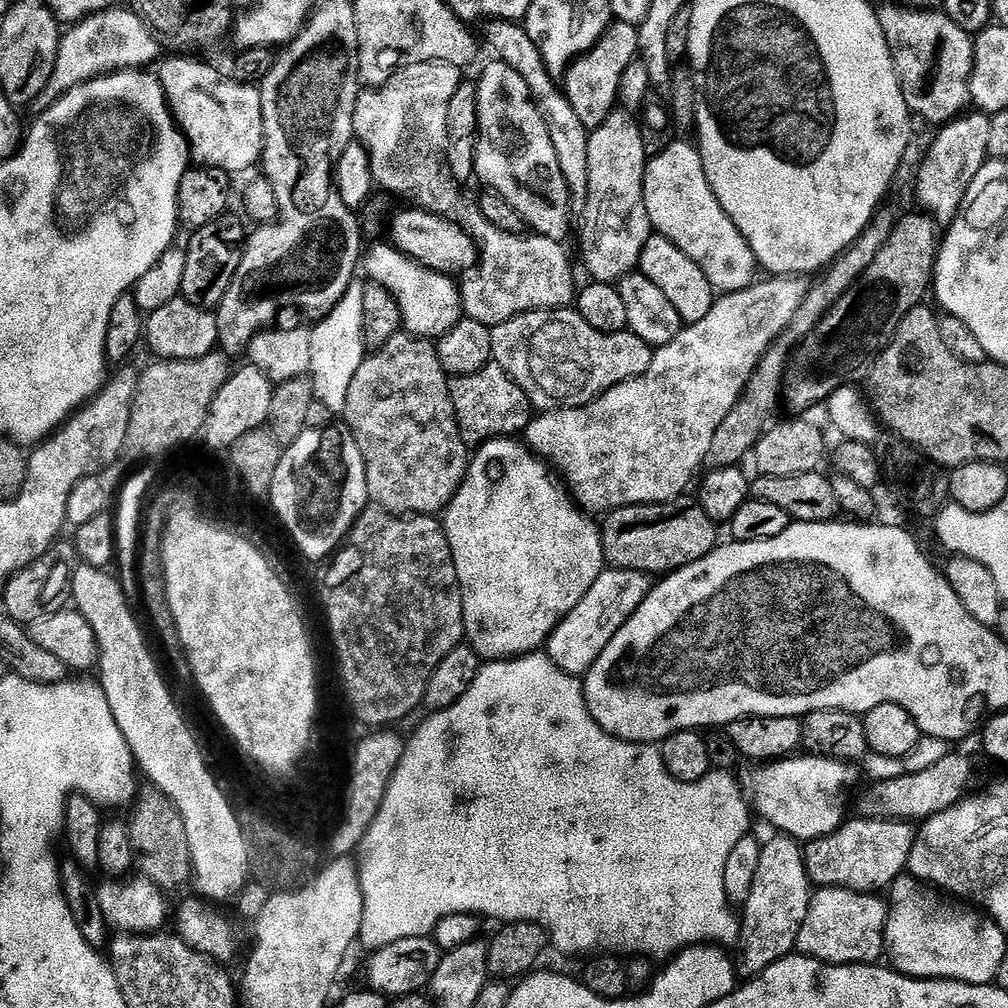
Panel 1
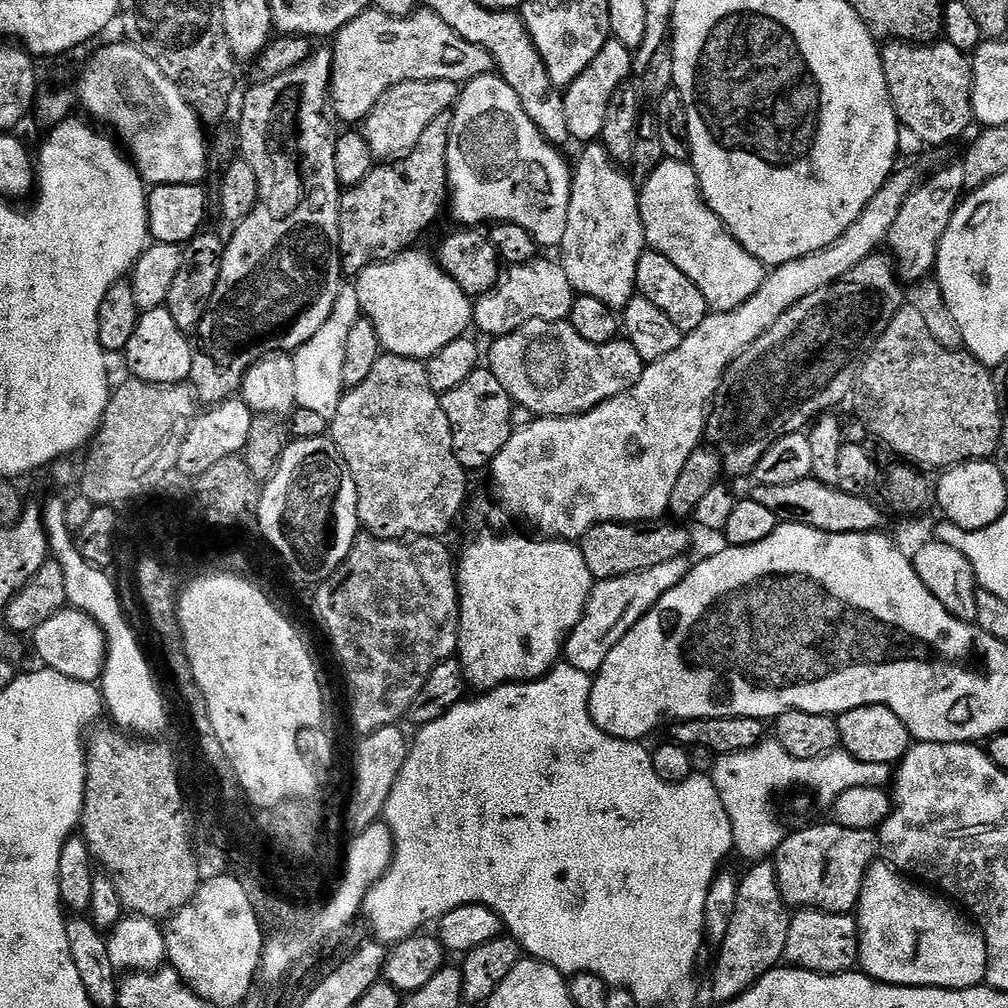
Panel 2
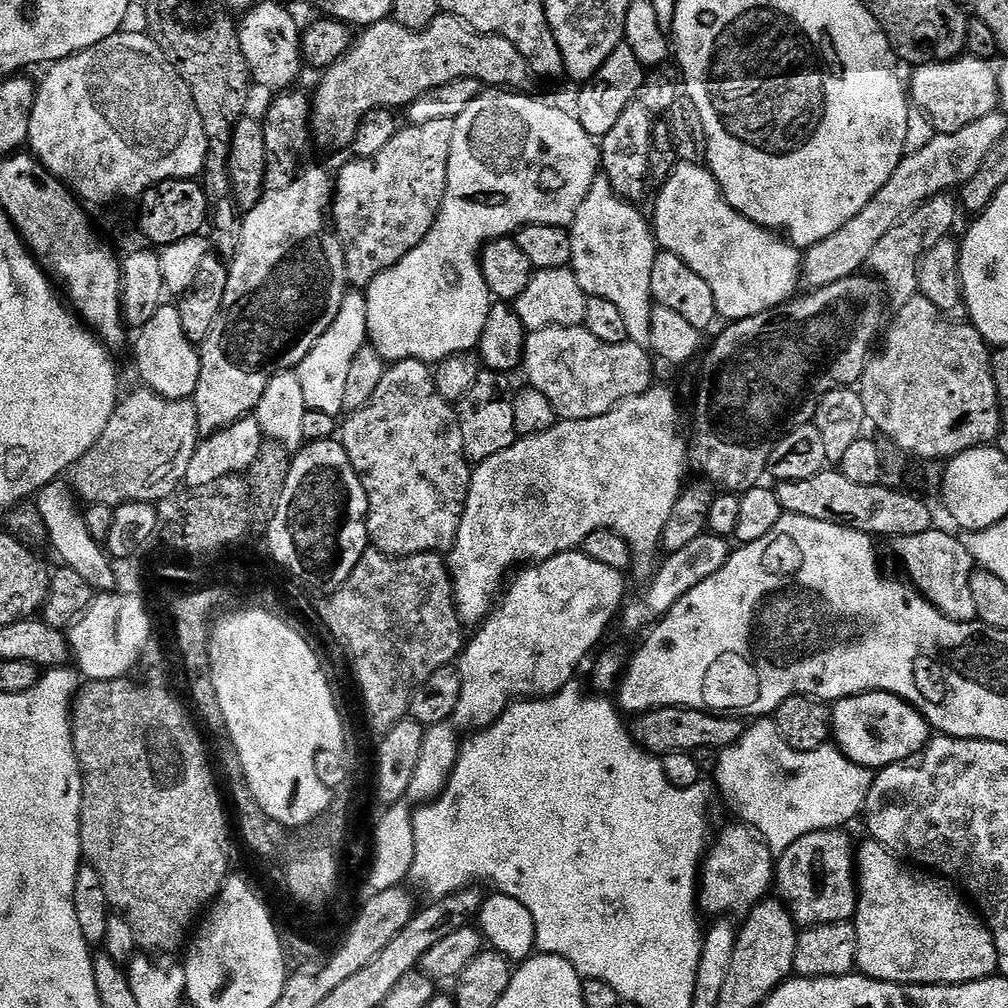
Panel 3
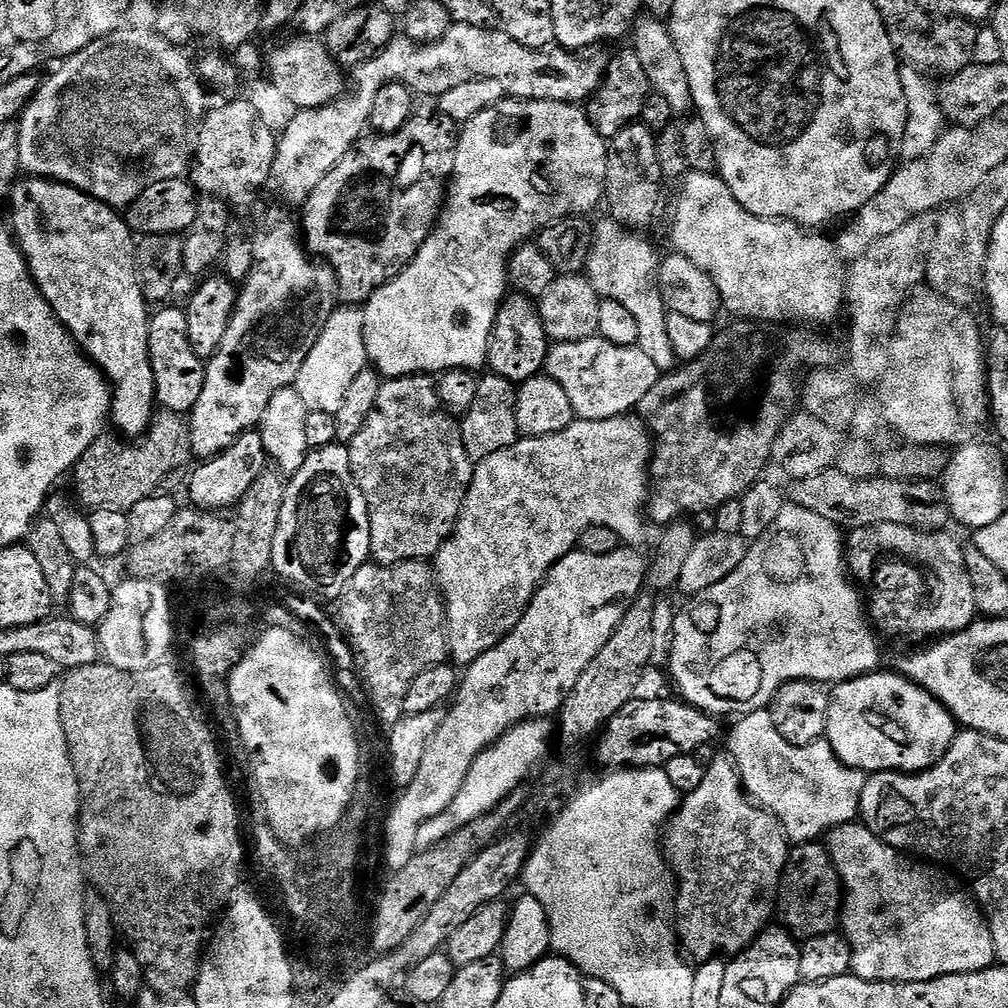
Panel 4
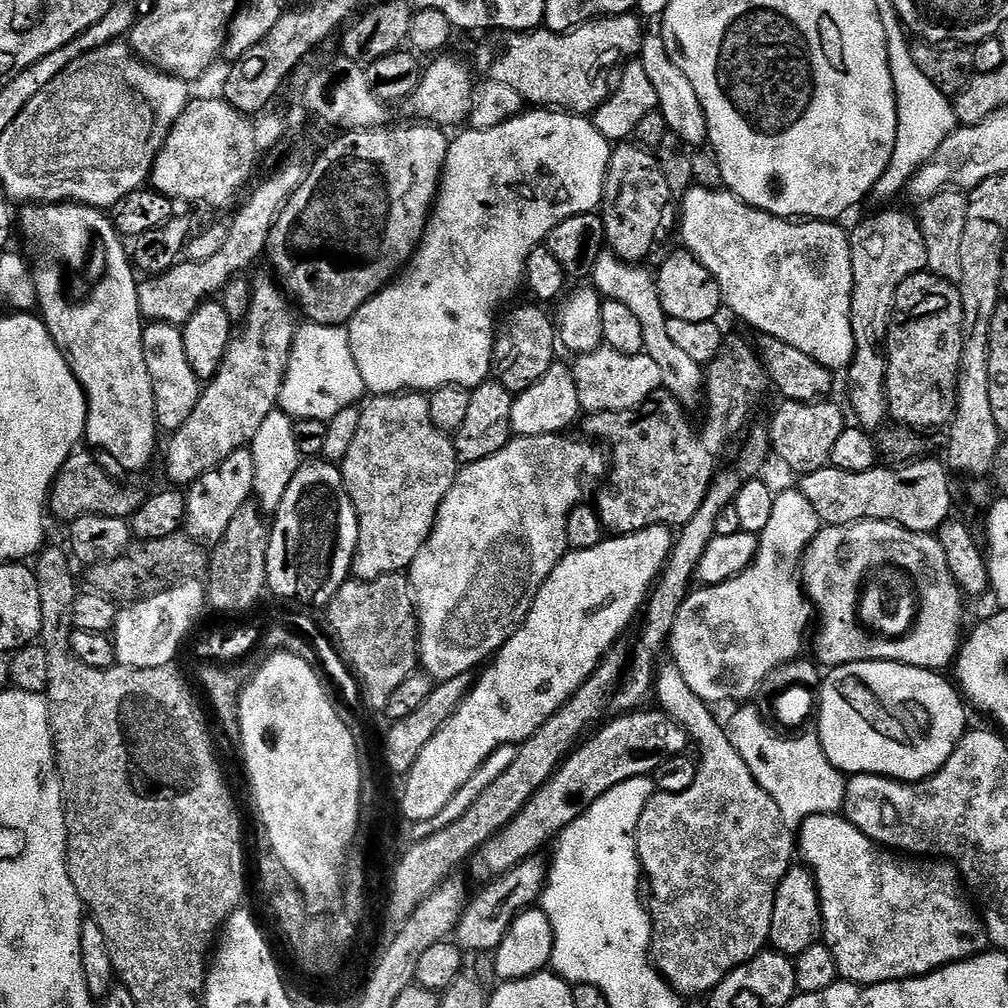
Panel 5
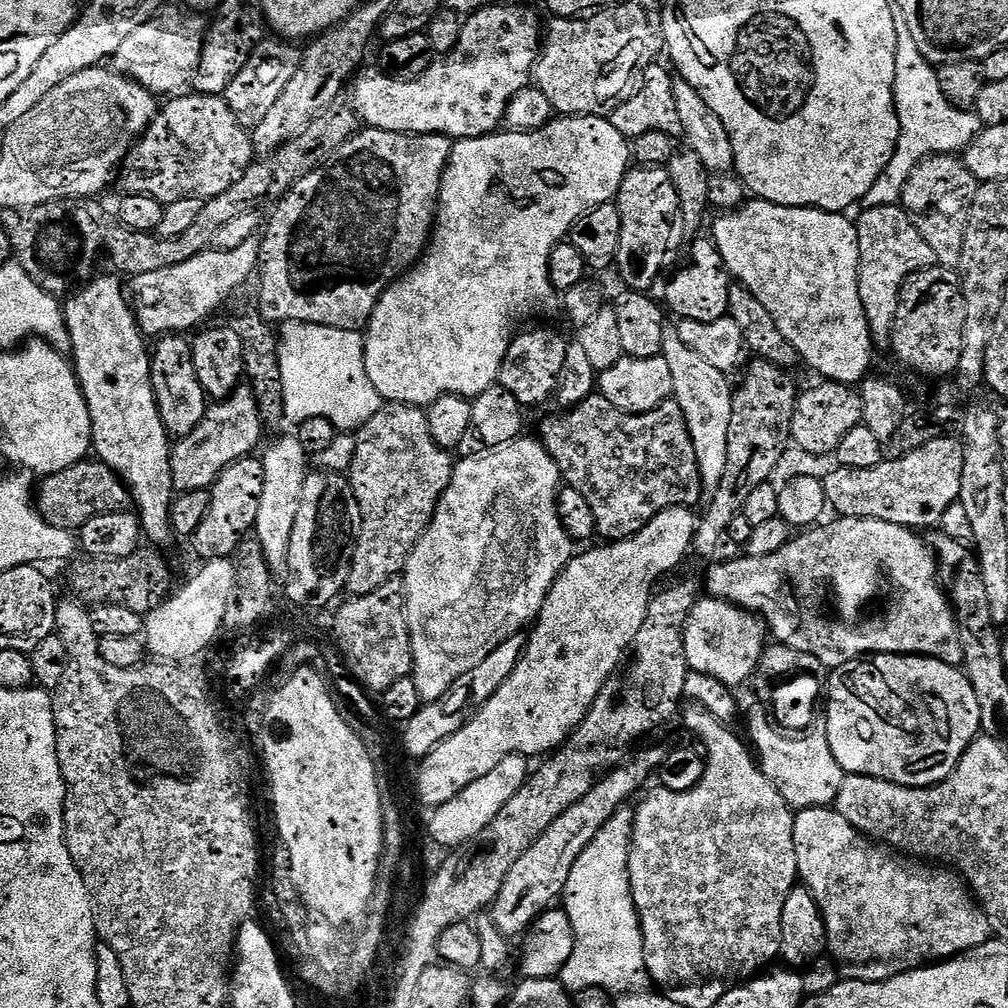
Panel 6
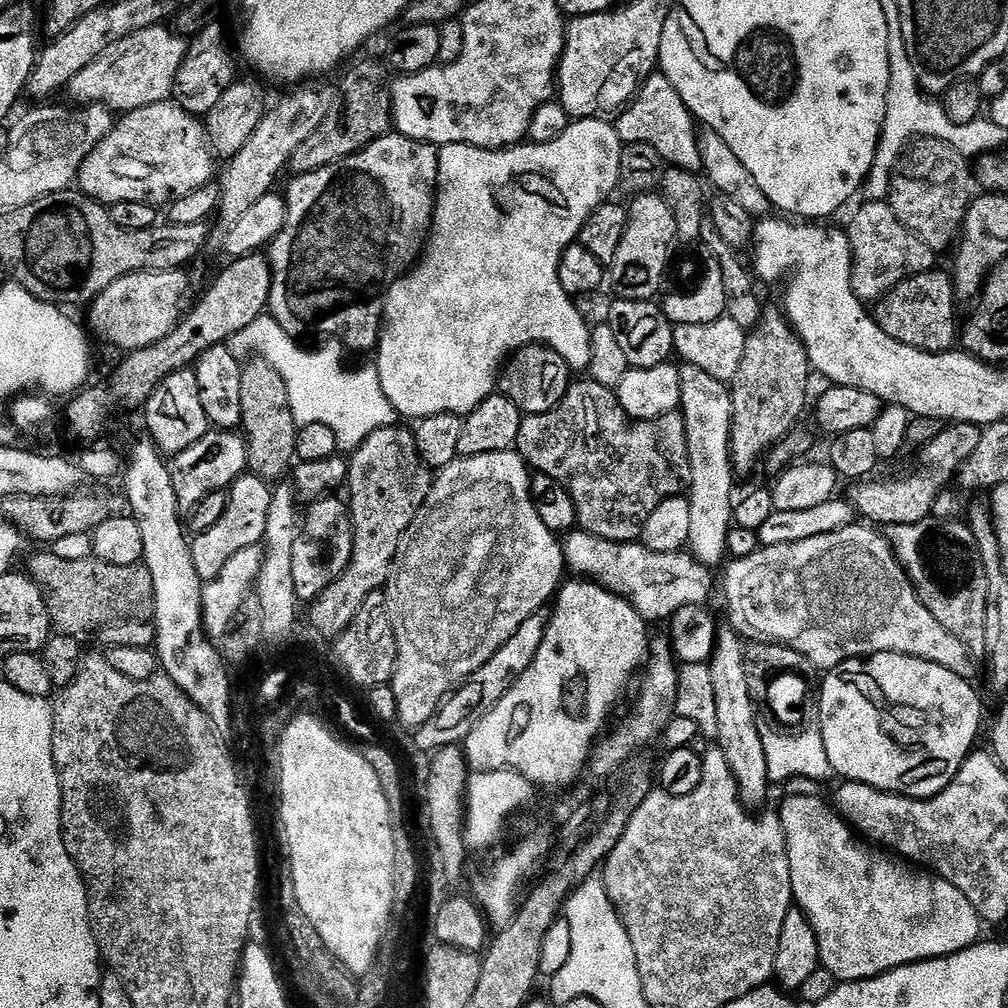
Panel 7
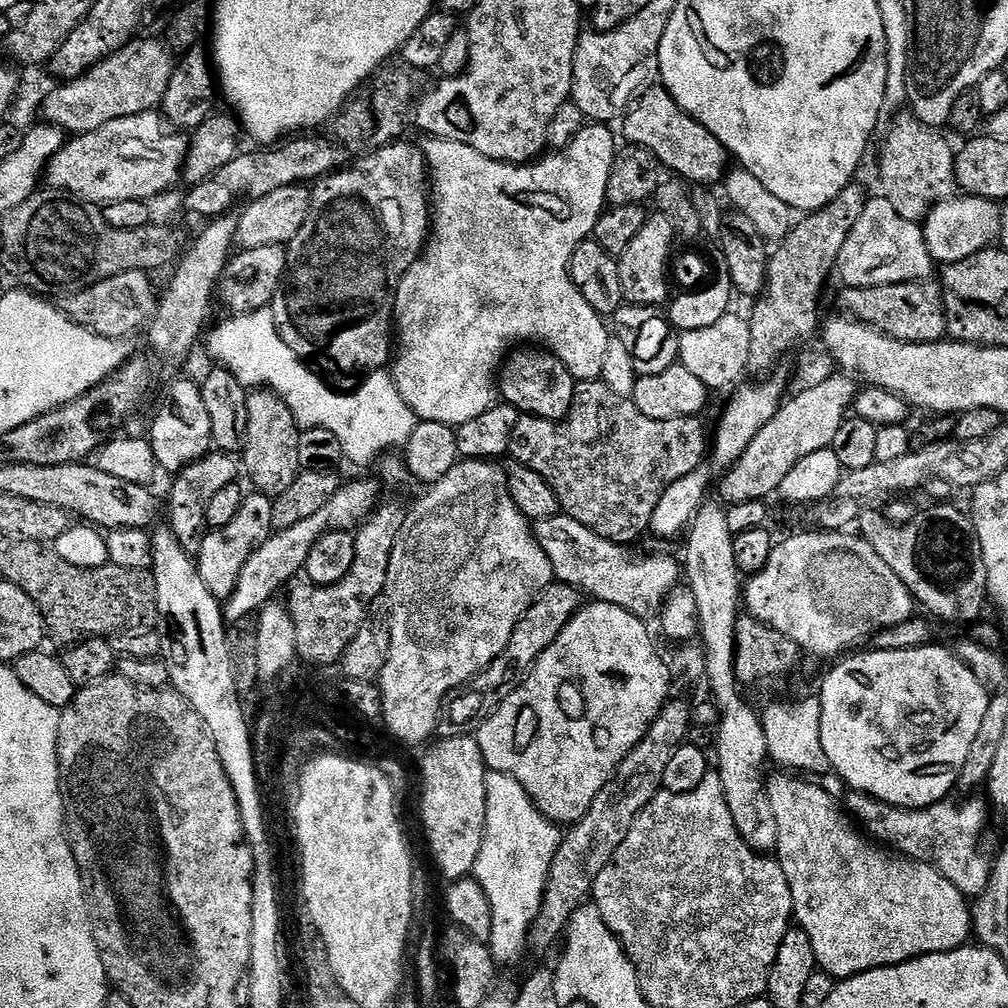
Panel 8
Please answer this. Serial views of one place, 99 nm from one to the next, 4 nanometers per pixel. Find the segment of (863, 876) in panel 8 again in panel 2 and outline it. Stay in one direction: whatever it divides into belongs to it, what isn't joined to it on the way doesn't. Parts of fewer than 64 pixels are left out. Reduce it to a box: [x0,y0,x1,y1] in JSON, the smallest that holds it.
[858,863,988,988]

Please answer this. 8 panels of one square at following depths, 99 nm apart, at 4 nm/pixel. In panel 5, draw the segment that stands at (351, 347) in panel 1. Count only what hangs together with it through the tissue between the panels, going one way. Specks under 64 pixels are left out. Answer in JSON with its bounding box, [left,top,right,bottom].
[278,323,365,422]

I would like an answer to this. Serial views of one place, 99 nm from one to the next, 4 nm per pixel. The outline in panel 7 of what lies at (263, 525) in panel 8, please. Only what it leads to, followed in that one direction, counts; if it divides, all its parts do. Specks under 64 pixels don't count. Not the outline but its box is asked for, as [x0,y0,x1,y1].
[191,474,273,581]

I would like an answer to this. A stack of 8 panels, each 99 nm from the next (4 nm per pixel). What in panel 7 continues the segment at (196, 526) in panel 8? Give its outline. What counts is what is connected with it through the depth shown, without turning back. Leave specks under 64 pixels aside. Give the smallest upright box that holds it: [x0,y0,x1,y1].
[170,430,248,510]

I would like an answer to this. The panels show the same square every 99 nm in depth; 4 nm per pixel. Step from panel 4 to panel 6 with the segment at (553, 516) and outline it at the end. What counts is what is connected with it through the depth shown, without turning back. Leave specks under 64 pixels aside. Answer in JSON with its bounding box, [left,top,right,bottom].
[402,438,561,701]

